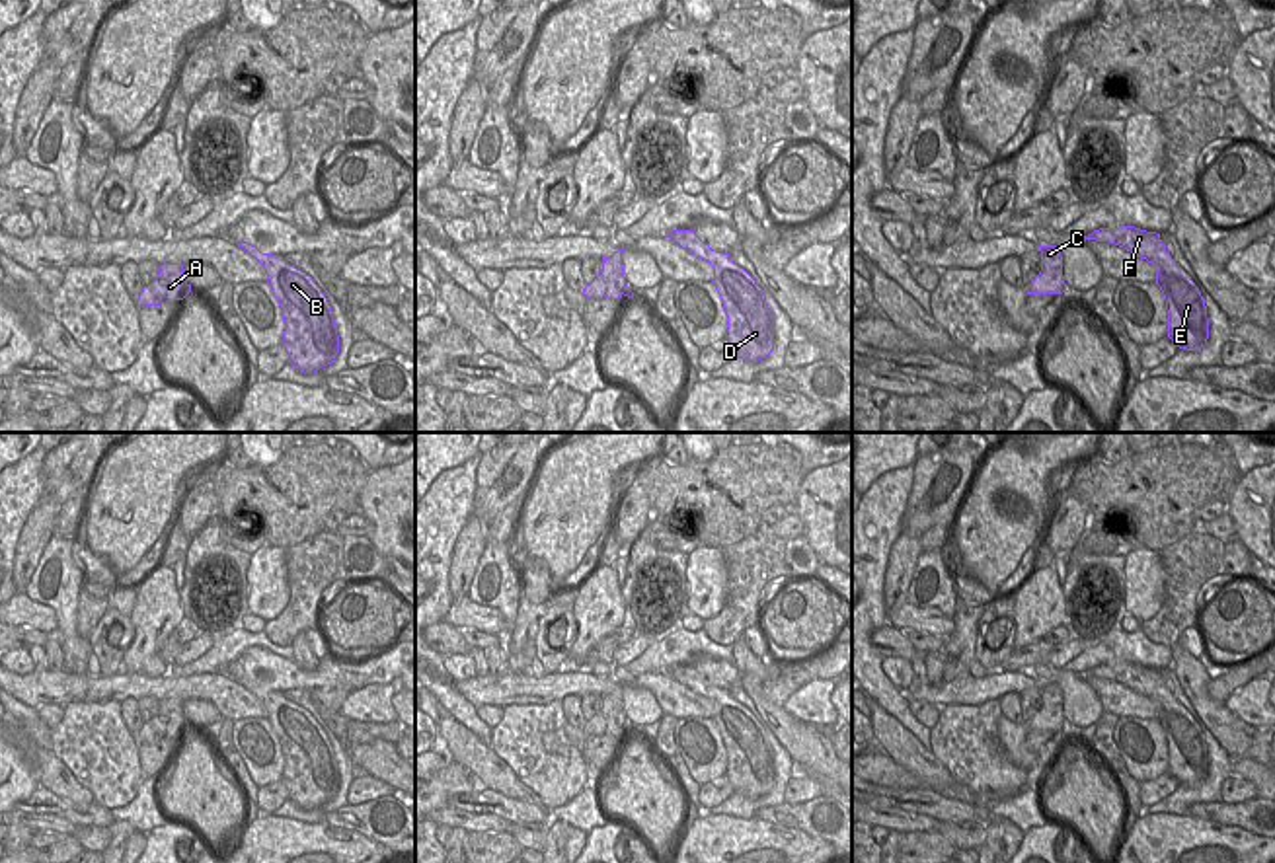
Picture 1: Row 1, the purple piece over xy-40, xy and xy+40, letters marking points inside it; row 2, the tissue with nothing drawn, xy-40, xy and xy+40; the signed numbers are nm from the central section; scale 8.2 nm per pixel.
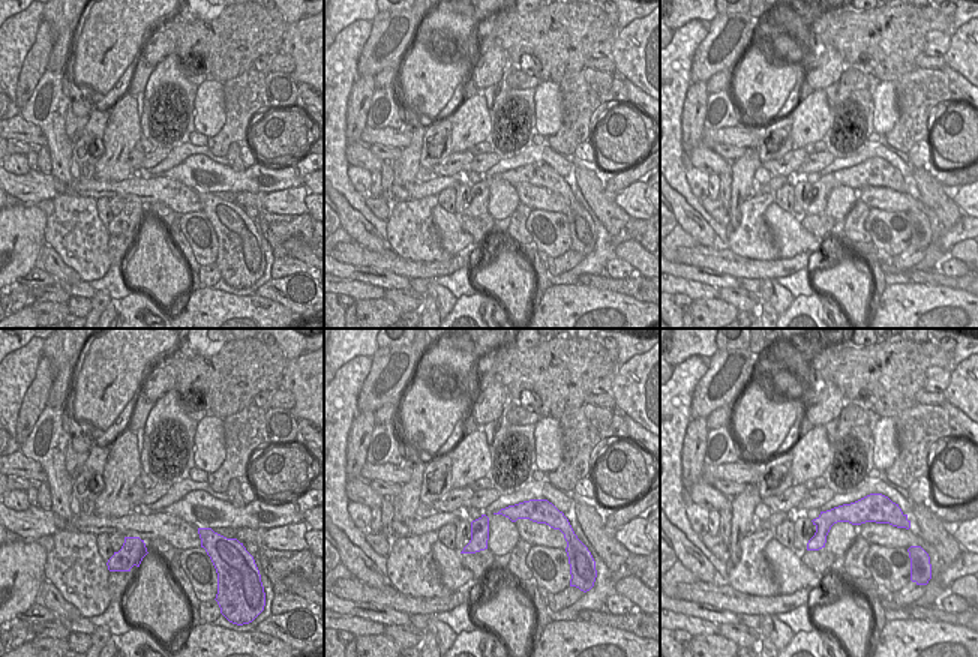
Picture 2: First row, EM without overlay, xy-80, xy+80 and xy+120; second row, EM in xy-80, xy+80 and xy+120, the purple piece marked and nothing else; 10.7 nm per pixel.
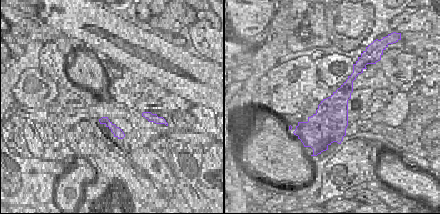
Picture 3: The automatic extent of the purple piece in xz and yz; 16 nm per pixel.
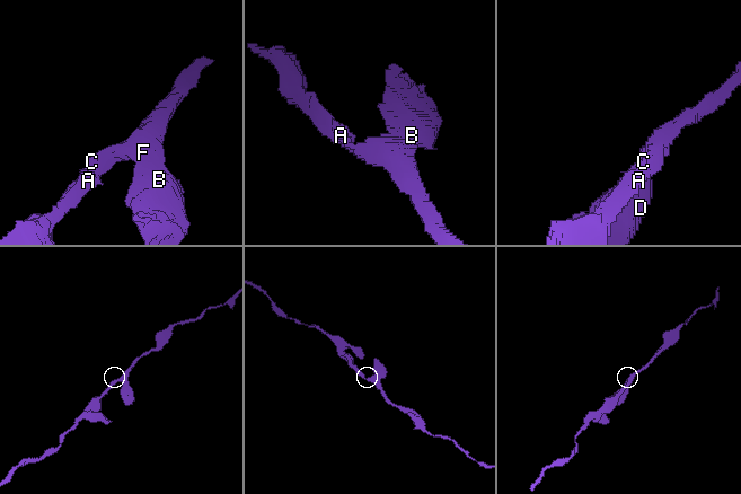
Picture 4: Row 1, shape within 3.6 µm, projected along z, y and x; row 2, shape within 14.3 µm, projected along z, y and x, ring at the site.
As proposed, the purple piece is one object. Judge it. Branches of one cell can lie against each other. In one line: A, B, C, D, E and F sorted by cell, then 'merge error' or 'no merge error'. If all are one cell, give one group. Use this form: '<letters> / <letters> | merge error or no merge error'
A B C D E F | no merge error

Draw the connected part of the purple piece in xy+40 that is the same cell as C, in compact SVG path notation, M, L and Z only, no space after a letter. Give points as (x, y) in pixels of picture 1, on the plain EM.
M1037 682L1041 690L1041 707L1025 723L1027 731L1062 731L1068 729L1062 715L1062 692L1057 682Z

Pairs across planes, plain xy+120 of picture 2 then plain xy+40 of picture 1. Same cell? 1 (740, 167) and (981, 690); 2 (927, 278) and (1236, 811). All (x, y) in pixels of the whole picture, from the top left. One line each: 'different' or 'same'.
1: different
2: same

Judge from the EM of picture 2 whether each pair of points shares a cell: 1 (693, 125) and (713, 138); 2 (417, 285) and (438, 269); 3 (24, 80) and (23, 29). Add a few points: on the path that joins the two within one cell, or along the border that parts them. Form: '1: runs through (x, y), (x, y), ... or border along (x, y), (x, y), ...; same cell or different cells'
1: border along (704, 128), (701, 144); different cells
2: border along (410, 278), (425, 278), (428, 281); different cells
3: border along (38, 24), (35, 42), (23, 62), (15, 92); different cells

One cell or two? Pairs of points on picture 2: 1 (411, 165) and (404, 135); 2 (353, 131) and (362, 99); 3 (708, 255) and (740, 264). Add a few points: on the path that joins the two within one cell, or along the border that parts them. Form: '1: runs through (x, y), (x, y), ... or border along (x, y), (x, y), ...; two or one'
1: border along (413, 128), (413, 137), (402, 149); two
2: runs through (356, 123), (359, 107); one
3: runs through (716, 258), (732, 264); one

